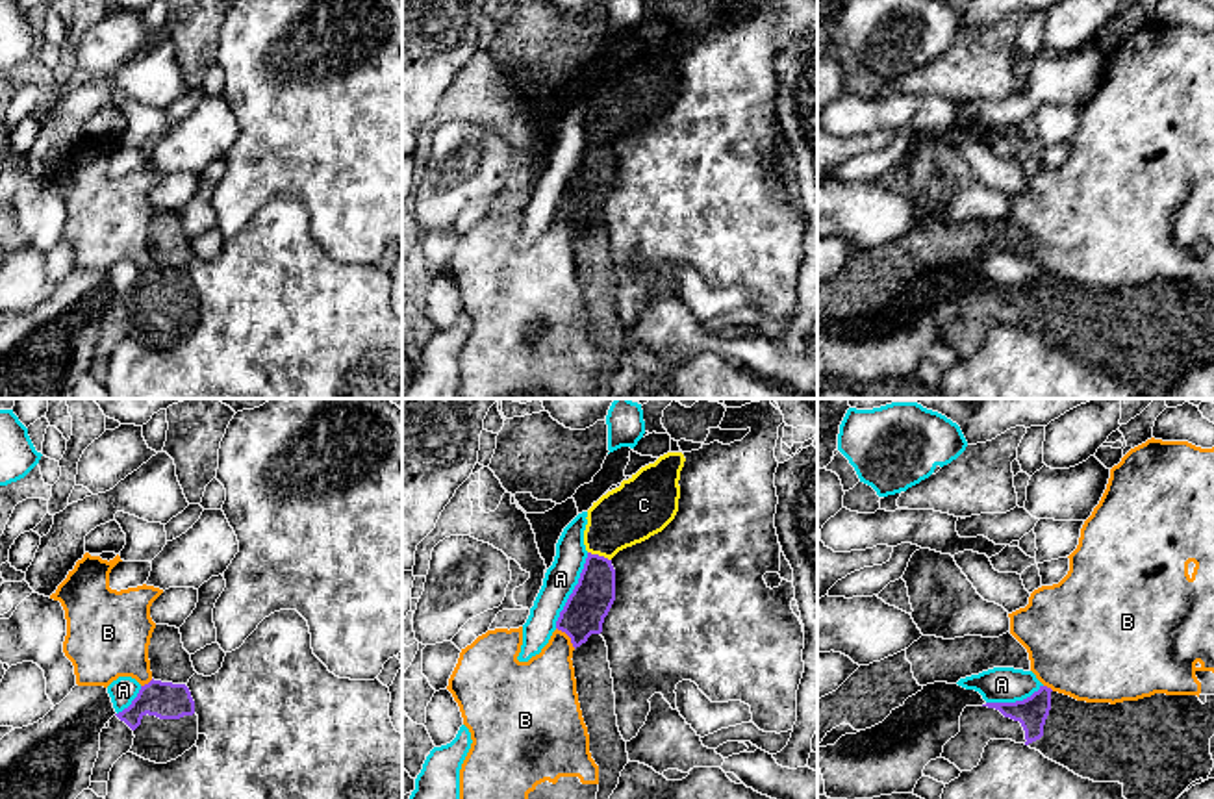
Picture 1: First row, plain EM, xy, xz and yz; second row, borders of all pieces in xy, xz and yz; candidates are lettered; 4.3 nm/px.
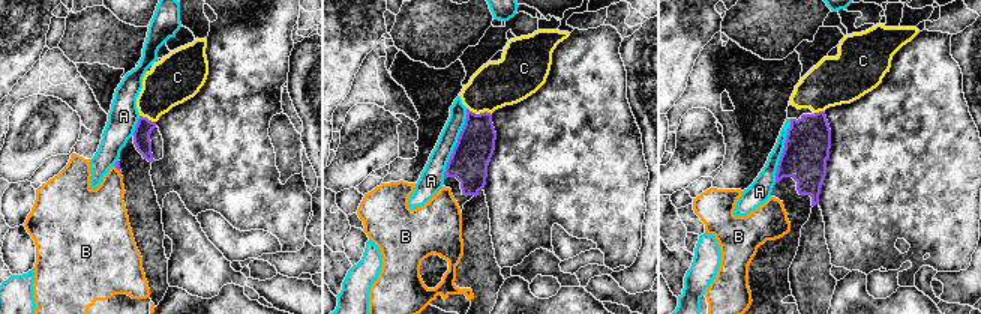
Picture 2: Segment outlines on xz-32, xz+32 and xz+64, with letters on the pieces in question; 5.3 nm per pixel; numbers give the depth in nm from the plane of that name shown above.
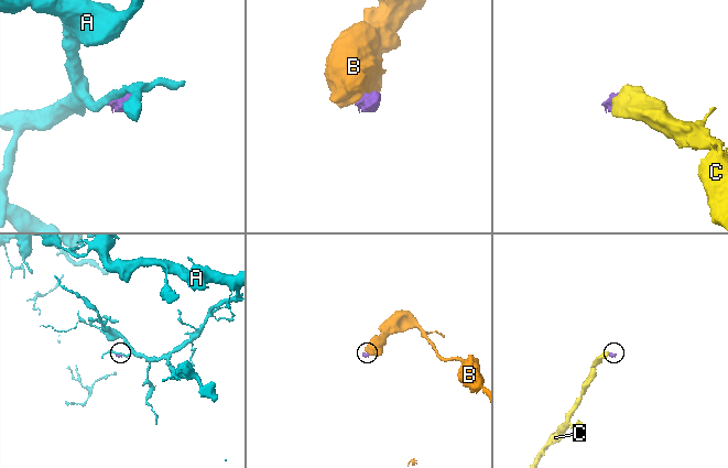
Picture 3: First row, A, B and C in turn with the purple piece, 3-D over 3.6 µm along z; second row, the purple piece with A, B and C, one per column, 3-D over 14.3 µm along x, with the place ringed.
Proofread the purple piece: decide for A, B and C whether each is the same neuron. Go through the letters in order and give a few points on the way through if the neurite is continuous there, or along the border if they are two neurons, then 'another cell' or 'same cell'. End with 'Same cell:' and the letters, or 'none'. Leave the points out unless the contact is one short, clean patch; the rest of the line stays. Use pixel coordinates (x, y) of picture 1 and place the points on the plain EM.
A: border along xz (588, 138), (579, 167), (555, 212); another cell
B: border along xz (556, 212), (575, 232); another cell
C: runs through xz (588, 190), (597, 169), (599, 141), (603, 126), (632, 97); same cell
Same cell: C

